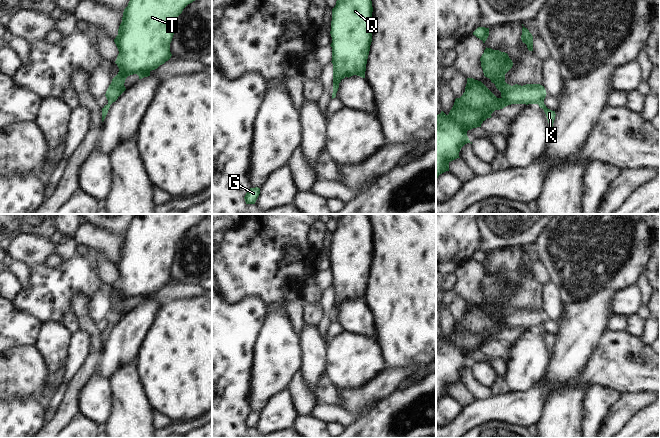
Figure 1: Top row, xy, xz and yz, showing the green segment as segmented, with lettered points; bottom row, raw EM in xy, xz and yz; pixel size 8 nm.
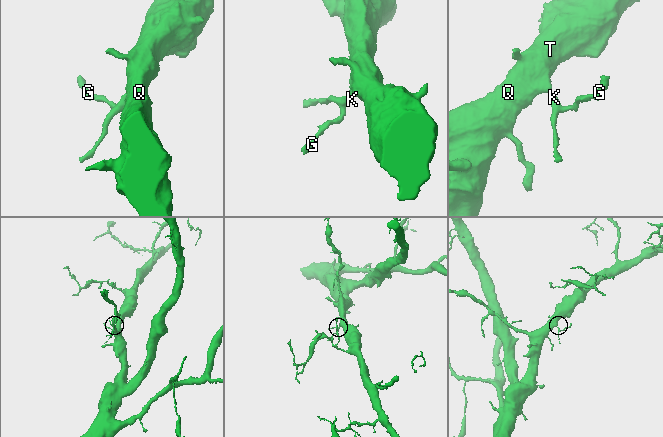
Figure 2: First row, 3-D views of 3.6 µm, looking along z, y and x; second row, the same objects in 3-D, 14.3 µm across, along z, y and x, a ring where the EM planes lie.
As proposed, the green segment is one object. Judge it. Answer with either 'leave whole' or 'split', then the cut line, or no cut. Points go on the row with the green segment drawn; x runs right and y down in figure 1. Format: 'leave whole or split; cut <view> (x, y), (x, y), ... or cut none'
leave whole; cut none

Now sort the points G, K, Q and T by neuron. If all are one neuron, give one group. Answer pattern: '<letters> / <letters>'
G K Q T

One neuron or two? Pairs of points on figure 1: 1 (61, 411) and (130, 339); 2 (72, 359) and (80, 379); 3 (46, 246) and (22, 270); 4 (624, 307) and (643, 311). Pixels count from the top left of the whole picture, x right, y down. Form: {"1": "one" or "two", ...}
{"1": "two", "2": "two", "3": "two", "4": "two"}

